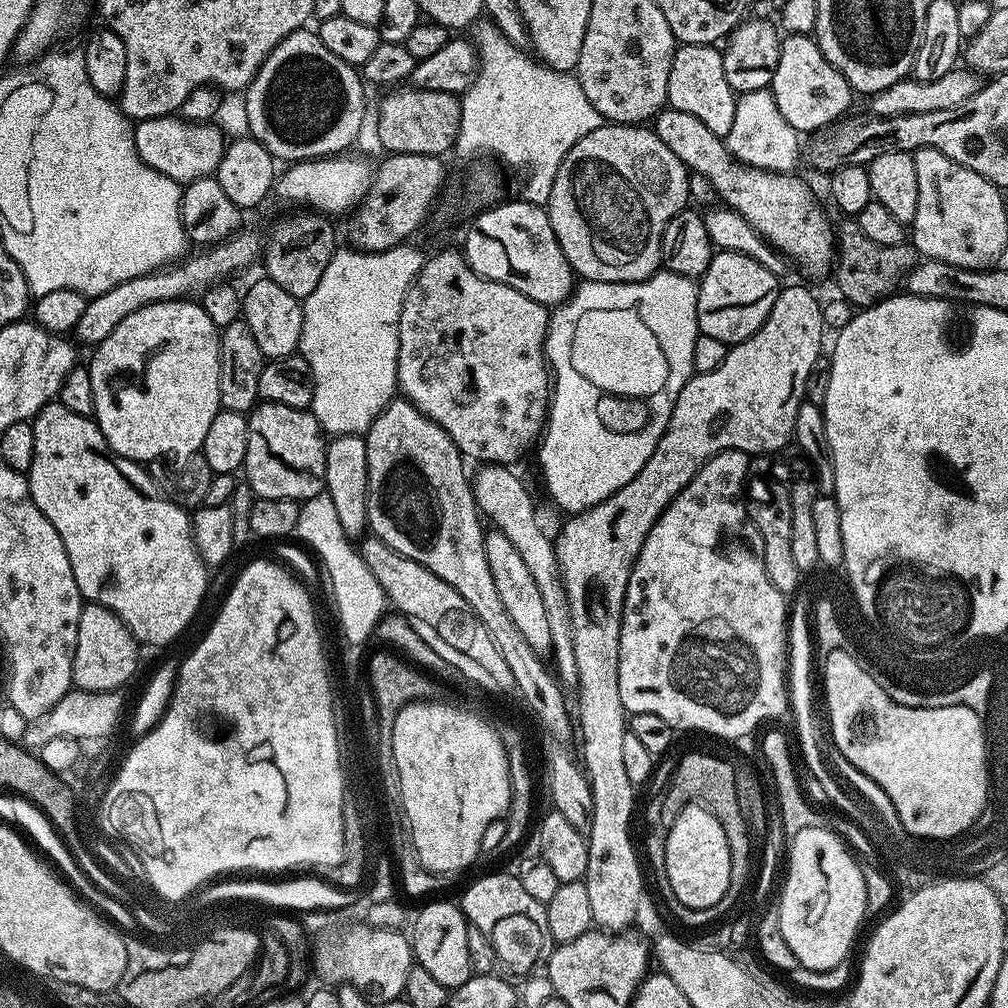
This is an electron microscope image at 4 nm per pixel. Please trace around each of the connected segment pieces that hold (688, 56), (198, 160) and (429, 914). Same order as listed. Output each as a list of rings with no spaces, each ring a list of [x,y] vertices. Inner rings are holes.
[[[680,44],[673,51],[666,97],[667,107],[671,111],[685,111],[694,115],[707,130],[724,138],[734,120],[736,102],[737,97],[726,82],[724,57],[719,47],[711,44]]]
[[[176,116],[139,121],[132,136],[133,147],[145,166],[170,177],[179,184],[189,184],[215,173],[226,147],[221,132],[206,122],[189,122]]]
[[[436,900],[428,904],[411,921],[410,943],[415,963],[430,978],[435,978],[442,986],[455,990],[470,979],[474,973],[470,966],[470,946],[468,934],[470,925],[459,903],[448,900]]]

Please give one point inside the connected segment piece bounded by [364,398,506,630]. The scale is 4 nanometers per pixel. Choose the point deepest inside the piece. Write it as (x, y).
(418, 497)

